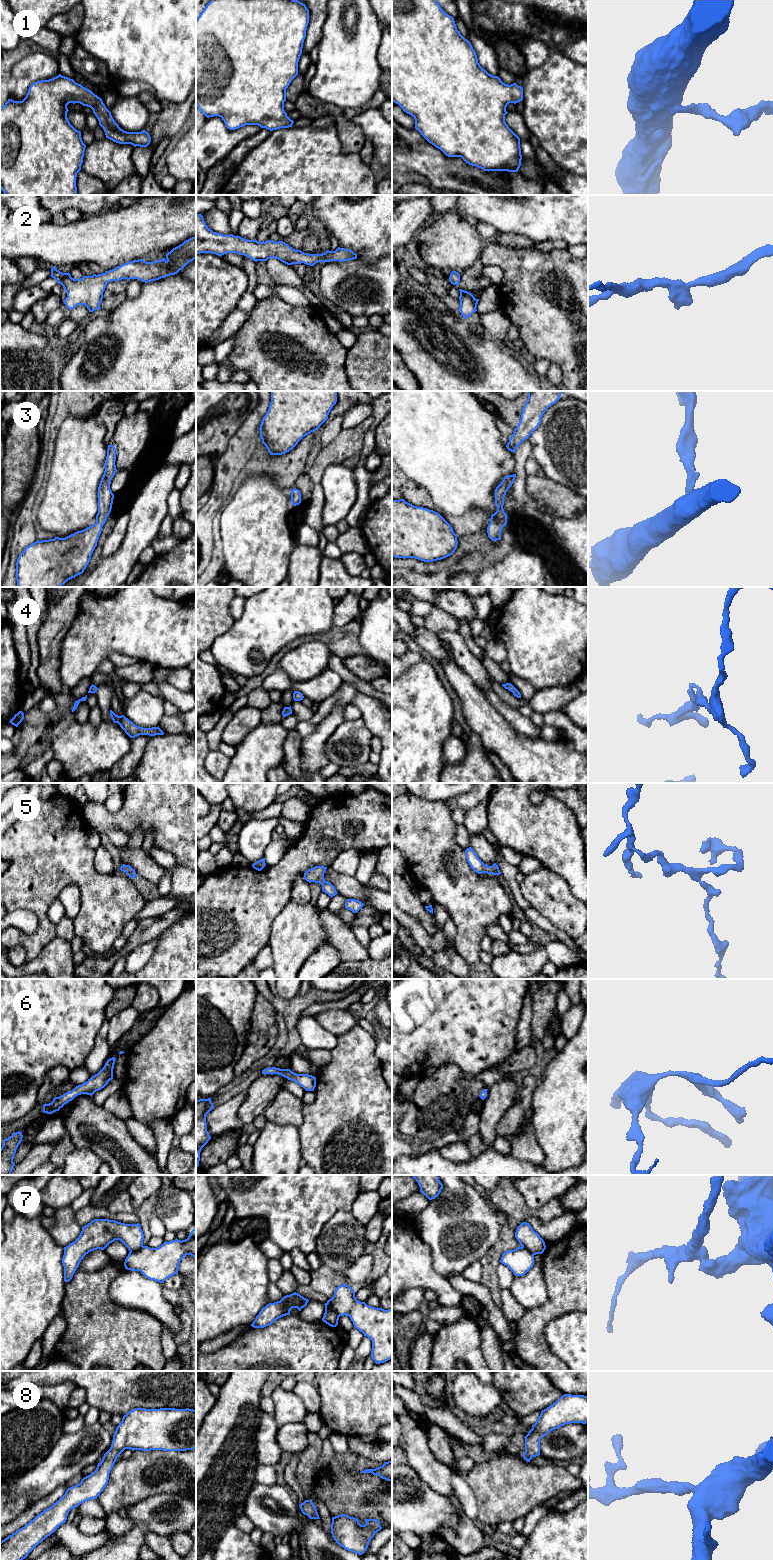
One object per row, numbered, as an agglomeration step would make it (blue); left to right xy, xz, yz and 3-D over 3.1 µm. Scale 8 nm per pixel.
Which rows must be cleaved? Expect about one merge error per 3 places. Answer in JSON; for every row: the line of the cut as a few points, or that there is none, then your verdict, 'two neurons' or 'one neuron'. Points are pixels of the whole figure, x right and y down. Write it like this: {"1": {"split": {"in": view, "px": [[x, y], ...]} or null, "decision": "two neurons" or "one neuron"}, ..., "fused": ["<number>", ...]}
{"1": {"split": null, "decision": "one neuron"}, "2": {"split": null, "decision": "one neuron"}, "3": {"split": null, "decision": "one neuron"}, "4": {"split": null, "decision": "one neuron"}, "5": {"split": null, "decision": "one neuron"}, "6": {"split": null, "decision": "one neuron"}, "7": {"split": {"in": "xz", "px": [[326, 1303], [339, 1316]]}, "decision": "two neurons"}, "8": {"split": null, "decision": "one neuron"}, "fused": ["7"]}

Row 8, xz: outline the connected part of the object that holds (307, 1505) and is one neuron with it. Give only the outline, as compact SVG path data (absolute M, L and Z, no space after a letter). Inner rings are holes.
M305 1500L299 1504L300 1509L304 1515L307 1515L310 1519L320 1519L317 1509L311 1500Z

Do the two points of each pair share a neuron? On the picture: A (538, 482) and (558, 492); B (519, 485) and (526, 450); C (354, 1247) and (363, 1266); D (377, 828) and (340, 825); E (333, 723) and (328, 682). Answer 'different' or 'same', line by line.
A: same
B: same
C: different
D: same
E: different

